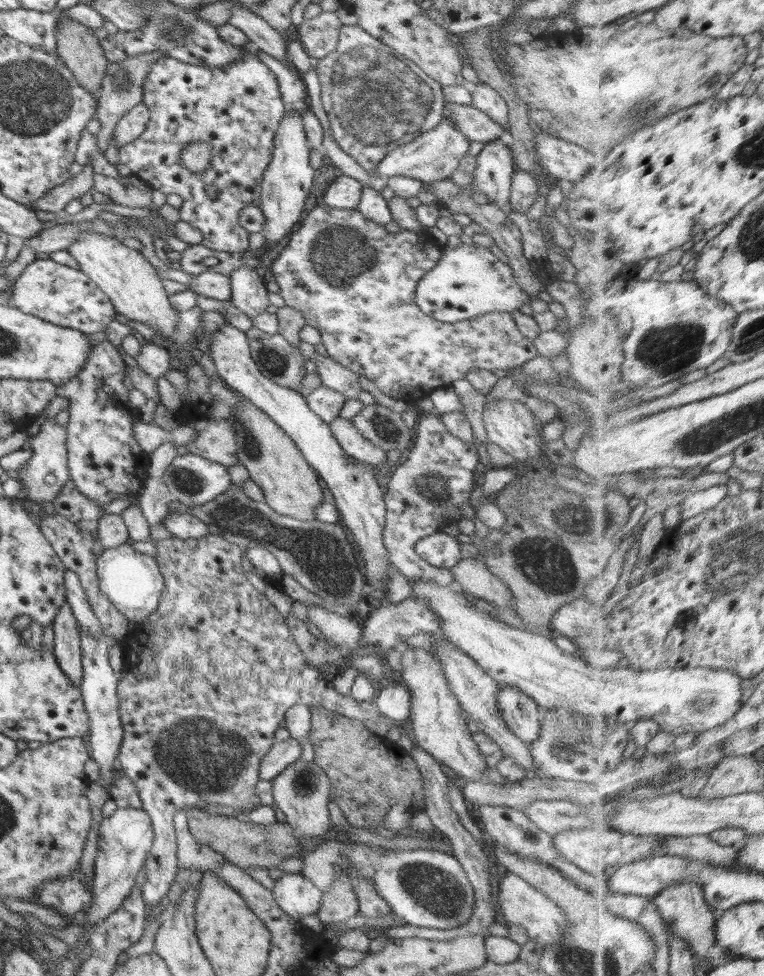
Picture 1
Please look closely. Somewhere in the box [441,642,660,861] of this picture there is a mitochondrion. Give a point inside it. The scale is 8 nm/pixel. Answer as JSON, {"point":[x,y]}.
{"point":[563,748]}

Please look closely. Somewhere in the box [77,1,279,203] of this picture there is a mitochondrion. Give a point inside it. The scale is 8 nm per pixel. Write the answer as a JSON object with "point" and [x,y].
{"point":[177,33]}

